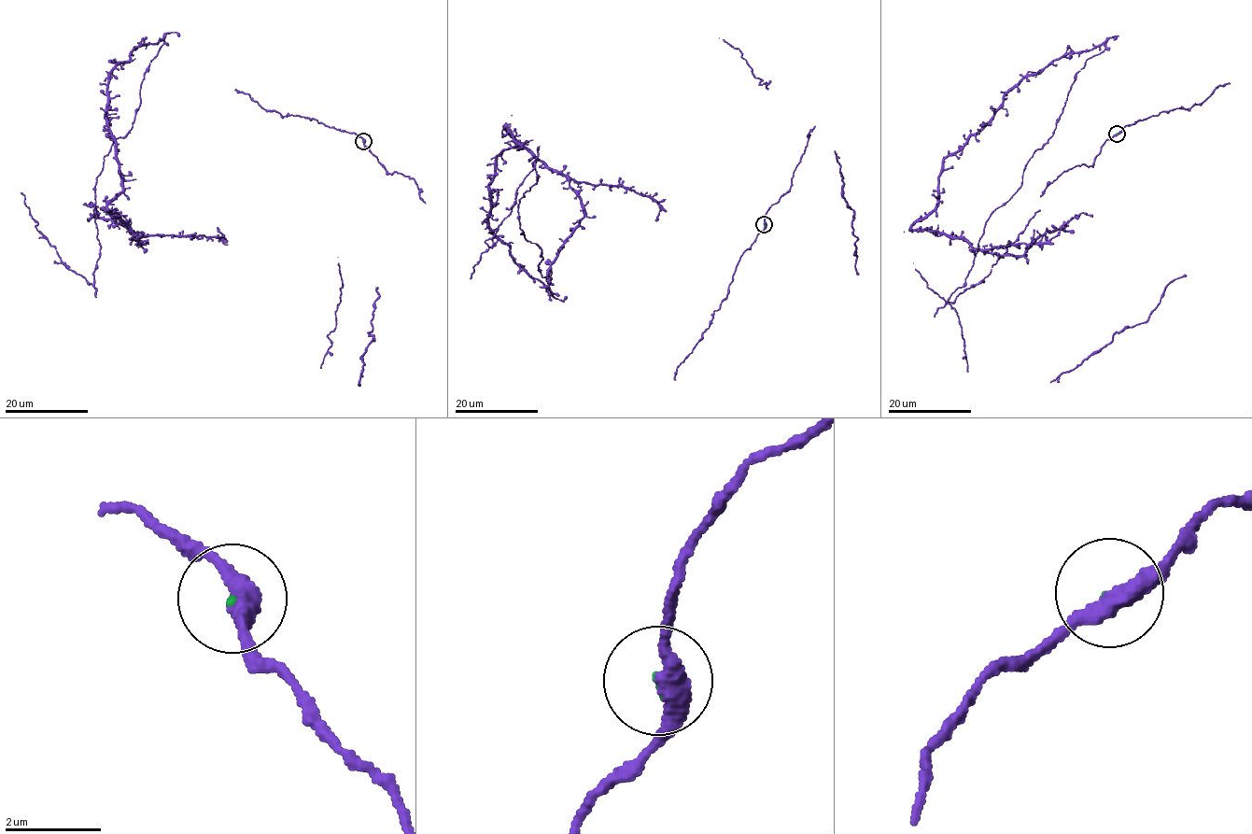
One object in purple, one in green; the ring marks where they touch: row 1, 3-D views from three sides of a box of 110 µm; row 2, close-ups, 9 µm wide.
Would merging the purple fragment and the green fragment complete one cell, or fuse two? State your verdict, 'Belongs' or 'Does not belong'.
Does not belong

